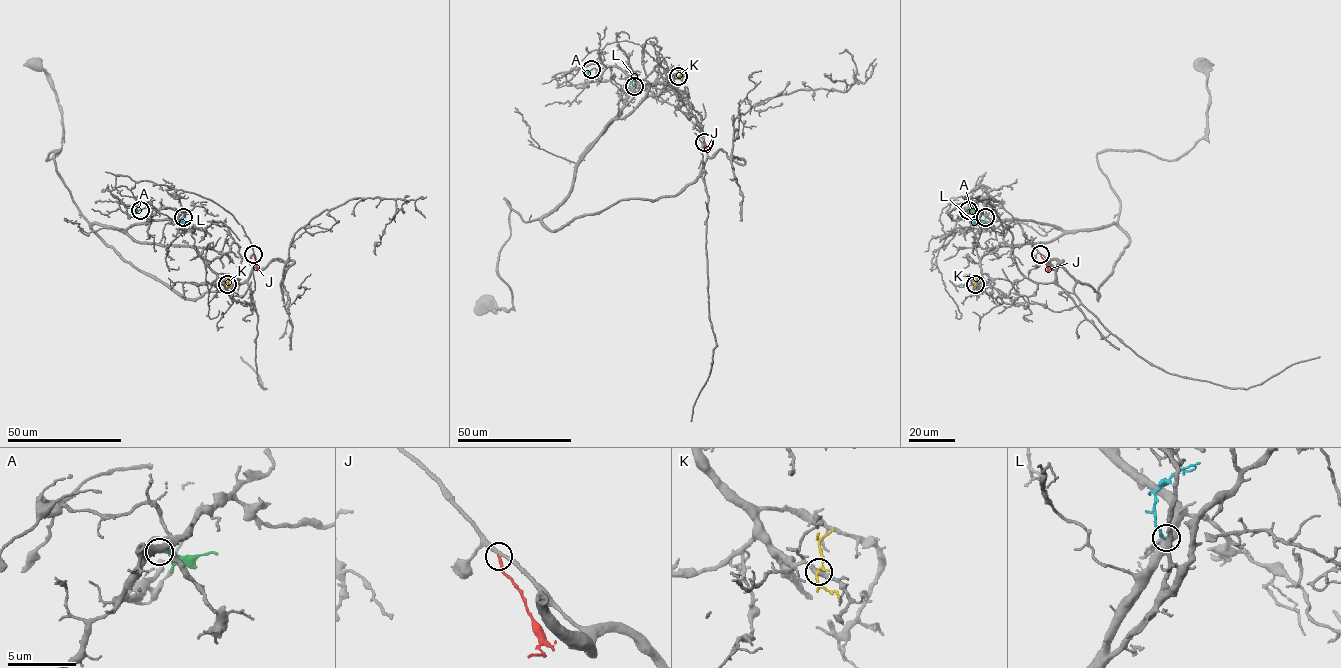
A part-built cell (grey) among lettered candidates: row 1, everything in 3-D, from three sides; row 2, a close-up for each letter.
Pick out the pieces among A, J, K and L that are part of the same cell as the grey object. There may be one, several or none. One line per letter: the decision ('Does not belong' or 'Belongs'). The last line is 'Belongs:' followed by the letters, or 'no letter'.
A: Belongs
J: Does not belong
K: Does not belong
L: Belongs
Belongs: A, L

